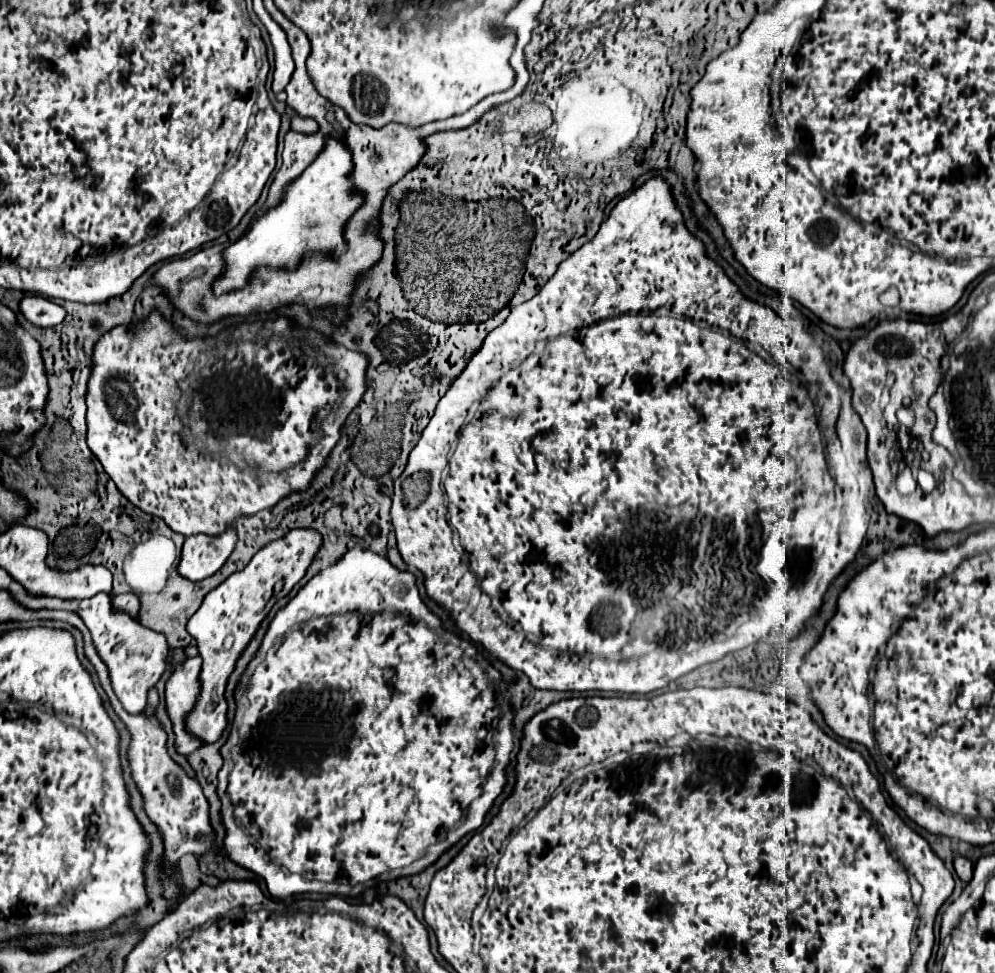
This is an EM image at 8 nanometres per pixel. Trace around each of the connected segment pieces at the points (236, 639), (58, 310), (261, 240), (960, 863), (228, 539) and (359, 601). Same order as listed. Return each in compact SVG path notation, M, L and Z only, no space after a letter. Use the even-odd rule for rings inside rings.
M292 529L284 539L262 547L242 571L232 573L224 583L212 589L210 595L204 597L202 607L188 621L188 633L196 639L196 647L202 657L202 669L200 699L196 699L196 707L192 715L188 715L186 727L204 745L218 741L226 729L228 703L224 699L224 689L230 673L234 671L236 659L250 643L272 605L280 597L286 597L290 589L306 575L306 569L310 567L320 543L320 535L314 529Z
M36 295L24 297L20 303L20 309L22 309L24 317L38 327L56 327L66 317L64 307L60 307L58 303L46 299L46 297L36 297Z
M328 139L318 159L288 185L284 201L268 211L268 215L258 217L252 229L224 251L228 271L214 283L214 293L220 295L224 291L244 287L254 267L260 265L294 269L306 251L330 251L334 257L340 257L346 249L342 223L348 221L362 203L362 195L350 187L350 171L352 153L348 147L336 139Z
M956 857L954 859L954 871L956 871L956 875L962 879L962 881L970 881L972 879L972 863L968 861L968 859L964 859L964 857Z
M230 529L218 537L192 535L184 541L178 573L190 581L202 581L214 575L236 547L236 531Z
M356 547L314 575L314 579L276 613L254 657L256 659L248 664L246 675L241 677L234 693L237 709L228 741L220 750L224 763L217 776L216 793L222 803L220 817L226 829L220 853L226 859L232 859L232 863L262 877L270 895L278 899L288 899L300 893L359 898L367 888L398 879L398 875L388 874L390 869L398 869L396 873L406 873L406 877L418 875L438 861L438 857L454 847L466 833L480 829L506 785L506 767L514 749L514 713L509 700L507 703L504 697L498 709L496 693L490 687L490 682L500 681L500 672L491 661L478 654L473 643L462 641L455 634L442 629L441 619L426 607L416 587L416 577L408 571L398 571L384 555L380 557L374 551ZM354 611L396 611L402 615L356 615ZM498 717L500 723L494 731L494 753L490 731ZM240 723L246 737L238 743ZM440 827L454 827L448 831L444 841L438 841ZM256 845L268 851L270 861L278 867L266 863L268 859L264 859L264 851Z

